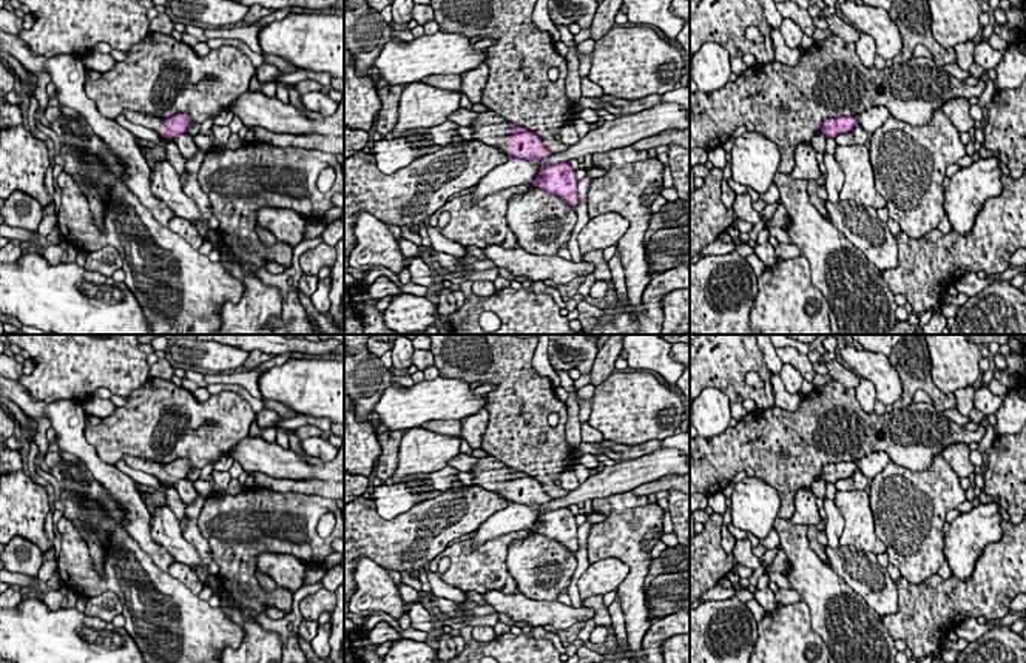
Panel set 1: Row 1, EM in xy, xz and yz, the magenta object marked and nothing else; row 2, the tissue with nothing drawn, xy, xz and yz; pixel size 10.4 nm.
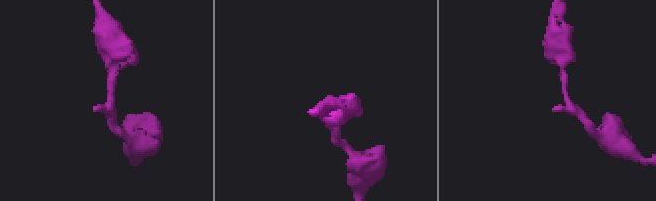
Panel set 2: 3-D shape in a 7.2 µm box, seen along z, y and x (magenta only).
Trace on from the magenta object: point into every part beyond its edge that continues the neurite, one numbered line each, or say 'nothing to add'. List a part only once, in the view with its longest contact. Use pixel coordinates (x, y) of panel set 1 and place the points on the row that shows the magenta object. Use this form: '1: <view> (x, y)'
1: xz (489, 128)

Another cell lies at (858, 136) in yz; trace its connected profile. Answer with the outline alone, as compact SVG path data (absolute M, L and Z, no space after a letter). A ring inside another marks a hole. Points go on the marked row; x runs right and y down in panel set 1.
M856 123L856 126L852 131L845 134L838 134L835 140L836 140L836 145L841 145L841 146L866 145L867 136L869 133L859 123Z

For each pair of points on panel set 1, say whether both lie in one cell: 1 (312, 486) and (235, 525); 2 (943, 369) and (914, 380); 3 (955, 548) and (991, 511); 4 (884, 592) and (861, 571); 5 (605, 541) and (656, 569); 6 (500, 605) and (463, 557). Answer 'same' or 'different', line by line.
1: different
2: different
3: same
4: same
5: different
6: different

